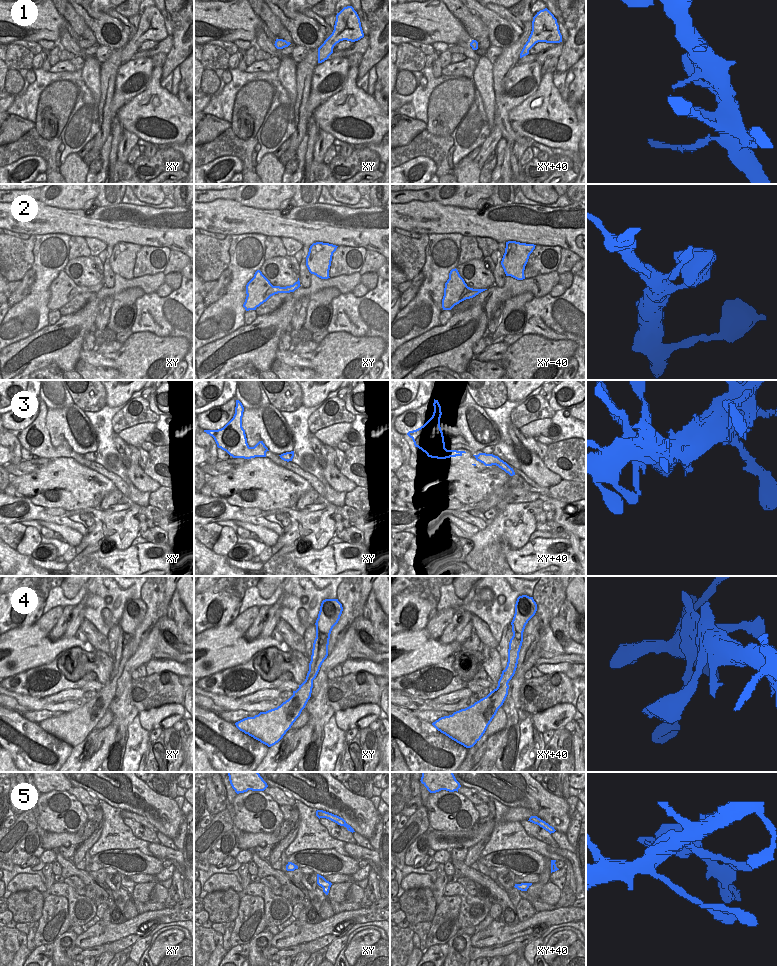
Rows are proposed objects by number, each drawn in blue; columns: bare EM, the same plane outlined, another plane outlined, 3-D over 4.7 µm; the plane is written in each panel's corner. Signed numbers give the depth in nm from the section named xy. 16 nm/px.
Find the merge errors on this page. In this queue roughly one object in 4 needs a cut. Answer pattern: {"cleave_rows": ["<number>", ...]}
{"cleave_rows": []}

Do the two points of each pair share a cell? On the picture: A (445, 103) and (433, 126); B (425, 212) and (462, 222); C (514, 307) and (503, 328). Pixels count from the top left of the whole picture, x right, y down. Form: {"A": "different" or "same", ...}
{"A": "same", "B": "same", "C": "same"}

